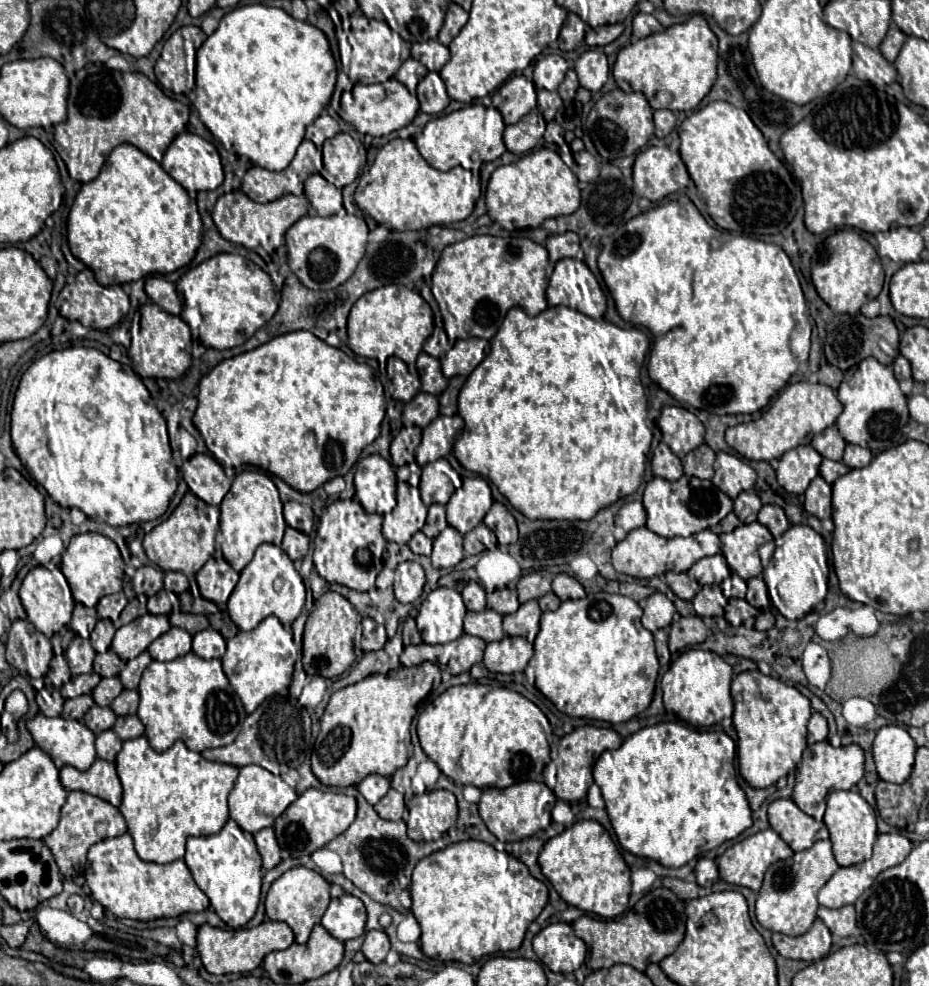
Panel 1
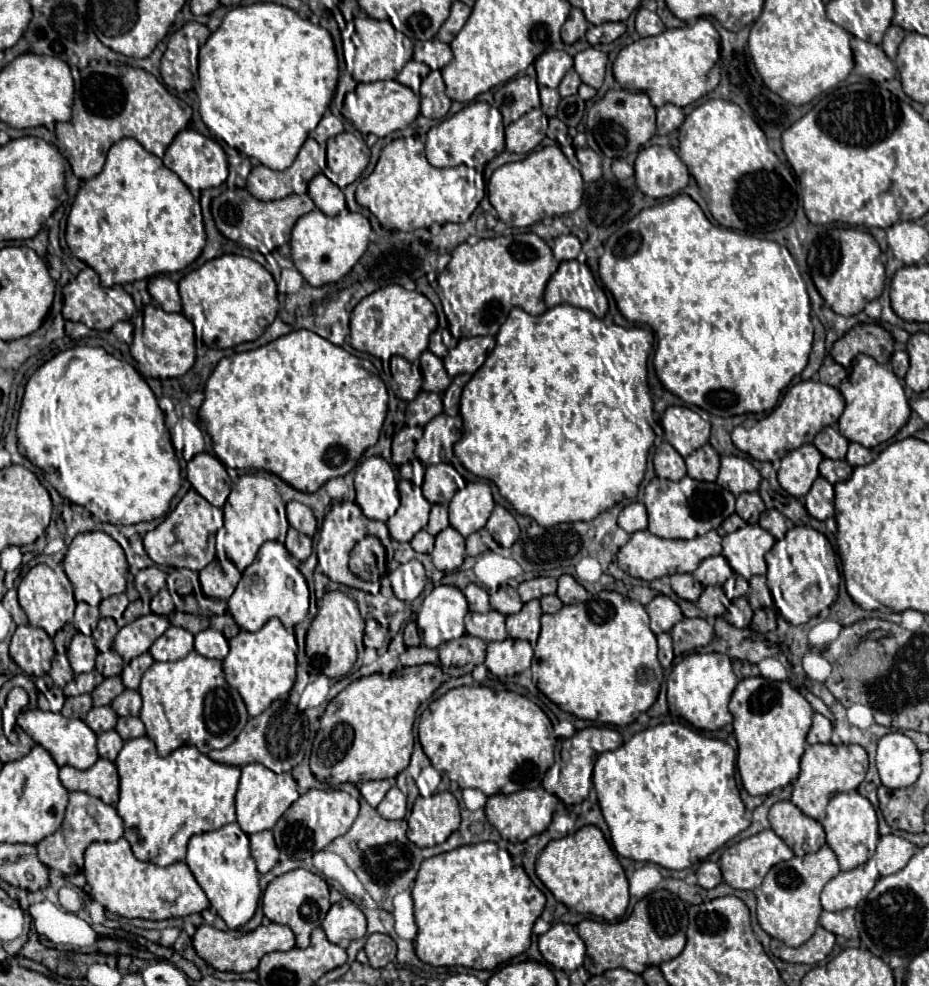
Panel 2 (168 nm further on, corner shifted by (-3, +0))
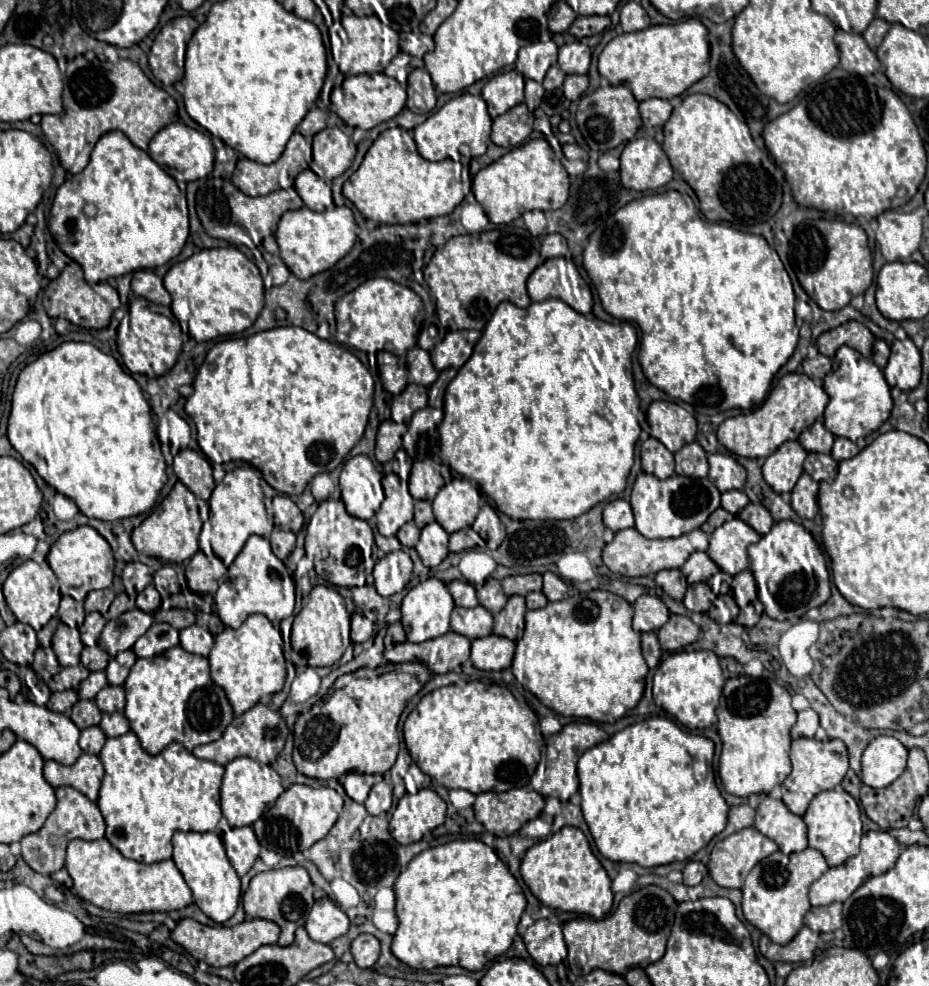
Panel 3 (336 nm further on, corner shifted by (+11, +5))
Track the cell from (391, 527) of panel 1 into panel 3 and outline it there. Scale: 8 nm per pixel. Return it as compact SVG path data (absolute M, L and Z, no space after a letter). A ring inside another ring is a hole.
M386 474L382 478L384 486L384 502L376 512L378 518L378 532L382 536L394 536L400 526L412 520L414 512L414 498L410 496L408 482L400 480L396 474Z

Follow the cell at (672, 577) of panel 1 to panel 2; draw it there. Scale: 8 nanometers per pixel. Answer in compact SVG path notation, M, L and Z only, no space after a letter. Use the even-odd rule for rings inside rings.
M690 573L670 575L670 585L672 585L674 593L680 599L686 599L686 601L692 601L692 603L696 603L698 597L700 597L700 593L702 593L702 585Z

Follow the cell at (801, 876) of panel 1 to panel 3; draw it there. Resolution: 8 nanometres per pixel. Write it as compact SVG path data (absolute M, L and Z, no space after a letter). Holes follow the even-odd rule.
M806 848L804 852L786 856L780 850L758 862L752 872L746 876L746 884L742 888L742 910L744 918L756 926L762 934L766 934L776 944L788 944L796 936L796 932L804 926L804 914L810 910L808 888L814 880L818 880L828 870L826 858L822 852L814 848Z

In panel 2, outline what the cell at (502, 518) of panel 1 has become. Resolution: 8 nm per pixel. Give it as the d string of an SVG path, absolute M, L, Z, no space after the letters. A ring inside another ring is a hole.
M500 505L494 507L494 511L486 523L486 529L496 539L496 543L500 543L502 547L512 547L516 543L516 539L520 537L516 519L510 515L510 511L506 511Z

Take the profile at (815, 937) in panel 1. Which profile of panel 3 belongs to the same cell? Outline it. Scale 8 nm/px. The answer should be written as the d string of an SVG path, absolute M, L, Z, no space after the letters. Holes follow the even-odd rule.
M804 926L794 936L794 940L784 946L770 942L770 938L762 934L758 948L760 948L762 956L766 956L772 962L780 962L780 960L782 962L806 962L806 960L814 958L816 942L818 942L818 934L814 930L810 930L808 926Z

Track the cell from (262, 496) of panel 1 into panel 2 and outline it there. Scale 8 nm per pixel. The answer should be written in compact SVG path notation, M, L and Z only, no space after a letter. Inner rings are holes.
M246 473L238 478L232 493L223 506L224 526L215 535L216 558L225 575L230 574L230 563L243 572L256 557L258 549L266 541L285 541L289 523L286 517L286 503L282 500L276 485L268 477Z

